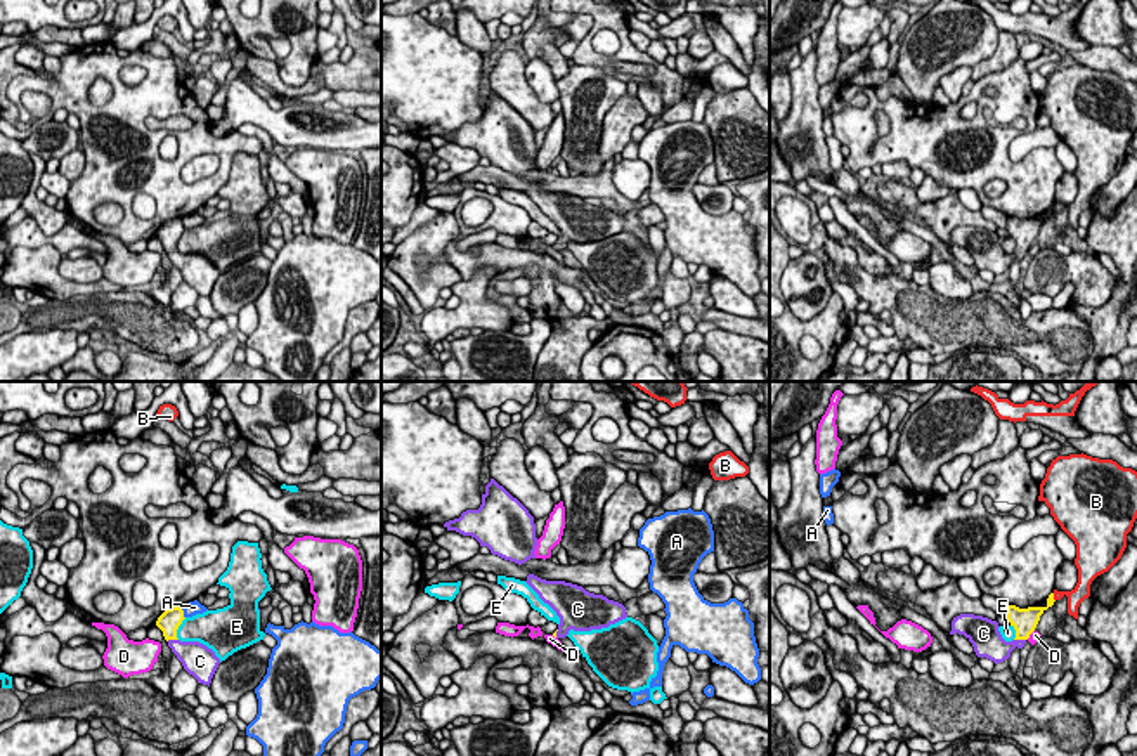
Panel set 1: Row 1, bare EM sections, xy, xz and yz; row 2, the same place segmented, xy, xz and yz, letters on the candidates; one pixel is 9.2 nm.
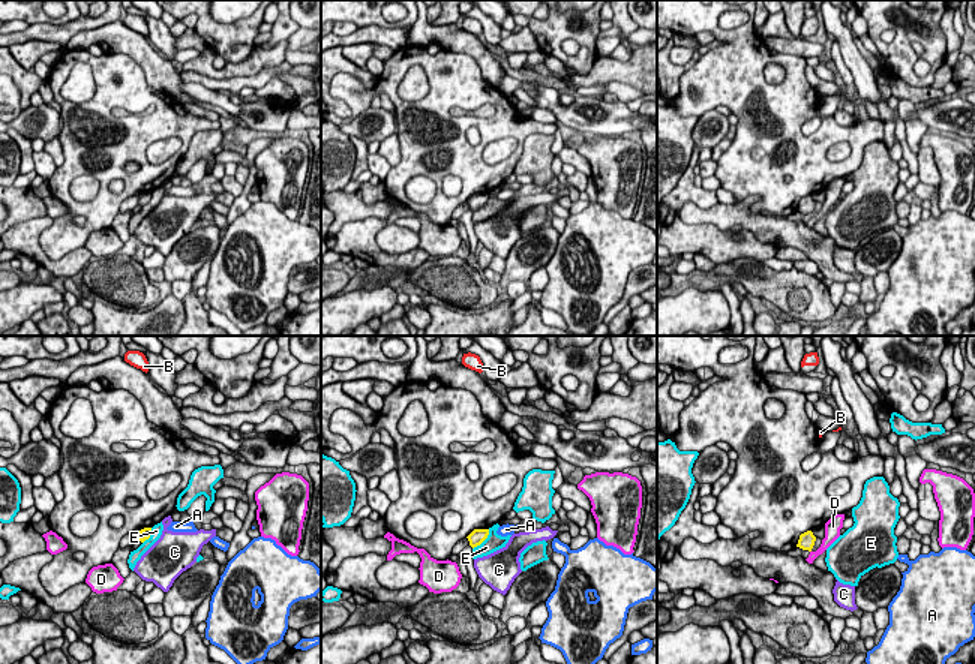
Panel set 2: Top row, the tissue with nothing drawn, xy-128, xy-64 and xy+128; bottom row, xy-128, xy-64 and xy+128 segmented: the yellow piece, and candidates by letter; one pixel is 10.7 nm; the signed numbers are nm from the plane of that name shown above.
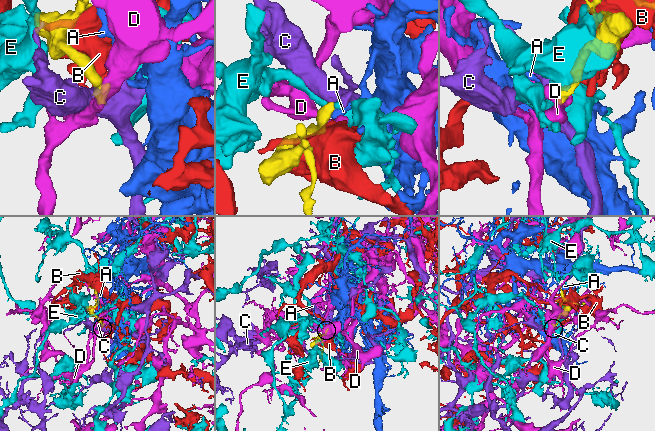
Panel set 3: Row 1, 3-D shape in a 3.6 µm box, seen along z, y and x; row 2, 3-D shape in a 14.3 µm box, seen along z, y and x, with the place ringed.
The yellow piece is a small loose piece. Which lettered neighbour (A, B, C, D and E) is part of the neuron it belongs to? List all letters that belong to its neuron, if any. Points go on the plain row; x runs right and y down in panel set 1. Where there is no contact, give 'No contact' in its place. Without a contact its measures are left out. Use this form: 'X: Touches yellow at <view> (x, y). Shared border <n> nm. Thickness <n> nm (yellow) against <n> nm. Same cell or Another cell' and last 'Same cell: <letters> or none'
A: Touches yellow at xy (182, 224). Shared border 130 nm. Thickness 200 nm (yellow) against 130 nm. Another cell
B: Touches yellow at yz (1052, 208). Shared border 80 nm. Thickness 160 nm (yellow) against 160 nm. Another cell
C: Touches yellow at yz (1020, 250). Shared border 110 nm. Thickness 240 nm (yellow) against 240 nm. Same cell
D: Touches yellow at yz (1030, 245). Shared border 120 nm. Thickness 240 nm (yellow) against 90 nm. Another cell
E: Touches yellow at xy (177, 240). Shared border 220 nm. Thickness 200 nm (yellow) against 280 nm. Another cell
Same cell: C

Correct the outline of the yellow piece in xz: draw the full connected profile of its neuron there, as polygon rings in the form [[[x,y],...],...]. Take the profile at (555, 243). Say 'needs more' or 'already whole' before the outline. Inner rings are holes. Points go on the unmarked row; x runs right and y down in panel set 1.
needs more; [[[529,186],[525,194],[560,229],[558,241],[553,244],[555,250],[565,250],[570,241],[608,239],[627,229],[622,215],[589,205],[582,198],[565,192],[546,192],[534,186]]]

